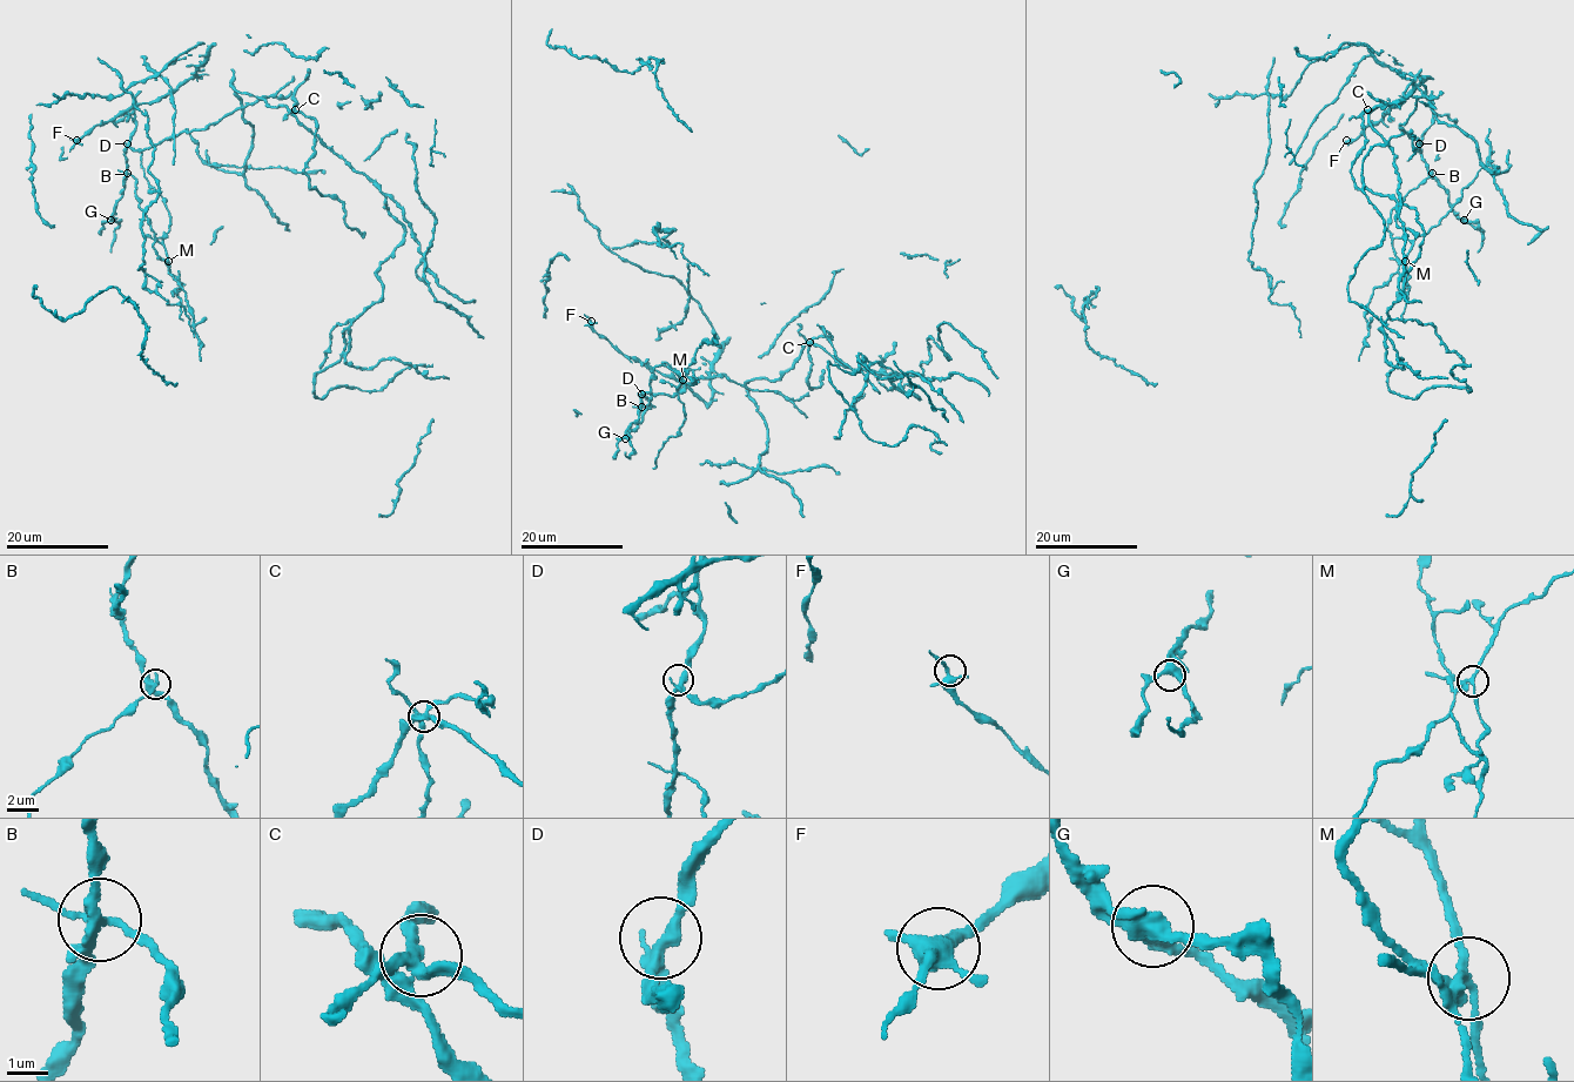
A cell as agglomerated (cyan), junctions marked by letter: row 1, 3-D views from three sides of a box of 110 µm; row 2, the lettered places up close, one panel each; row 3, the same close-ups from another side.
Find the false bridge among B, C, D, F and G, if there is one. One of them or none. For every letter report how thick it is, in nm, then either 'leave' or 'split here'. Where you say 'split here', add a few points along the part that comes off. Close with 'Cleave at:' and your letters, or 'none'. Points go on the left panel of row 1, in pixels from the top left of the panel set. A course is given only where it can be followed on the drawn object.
B: 280 nm thick; split here; foreign part runs (127, 174), (136, 181), (135, 197), (154, 251), (166, 261), (162, 237), (169, 213), (145, 176), (138, 150)
C: 320 nm thick; leave
D: 280 nm thick; leave
F: 280 nm thick; leave
G: 360 nm thick; leave
Cleave at: B

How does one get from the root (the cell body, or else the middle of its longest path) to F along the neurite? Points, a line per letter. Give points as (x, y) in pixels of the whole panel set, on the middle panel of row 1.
F: (717, 333), (722, 350), (711, 374), (711, 400), (705, 403), (678, 381), (620, 353), (593, 330), (591, 321)

